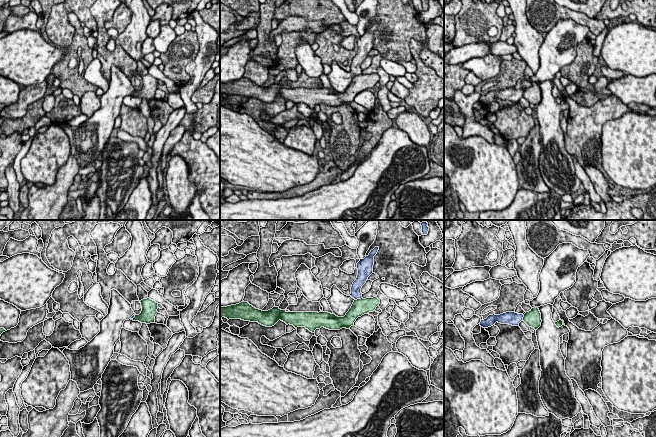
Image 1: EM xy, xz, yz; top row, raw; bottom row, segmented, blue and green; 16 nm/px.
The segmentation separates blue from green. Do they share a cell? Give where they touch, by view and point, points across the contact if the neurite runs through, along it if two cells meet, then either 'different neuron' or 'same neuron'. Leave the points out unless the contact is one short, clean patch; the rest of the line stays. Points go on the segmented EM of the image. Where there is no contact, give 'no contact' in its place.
meets blue in xz at (358, 298); border along xz (361, 297), (355, 300); different neuron

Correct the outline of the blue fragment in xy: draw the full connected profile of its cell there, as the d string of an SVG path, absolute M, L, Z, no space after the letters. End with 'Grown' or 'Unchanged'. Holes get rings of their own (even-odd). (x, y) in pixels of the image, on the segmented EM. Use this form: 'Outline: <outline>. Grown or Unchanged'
Outline: M112 289L108 314L100 321L100 332L79 350L67 348L63 350L62 353L69 361L71 380L77 383L80 392L94 388L97 381L102 378L102 374L114 354L114 346L120 339L124 321L134 317L135 313L131 308L131 304L117 290Z. Grown

